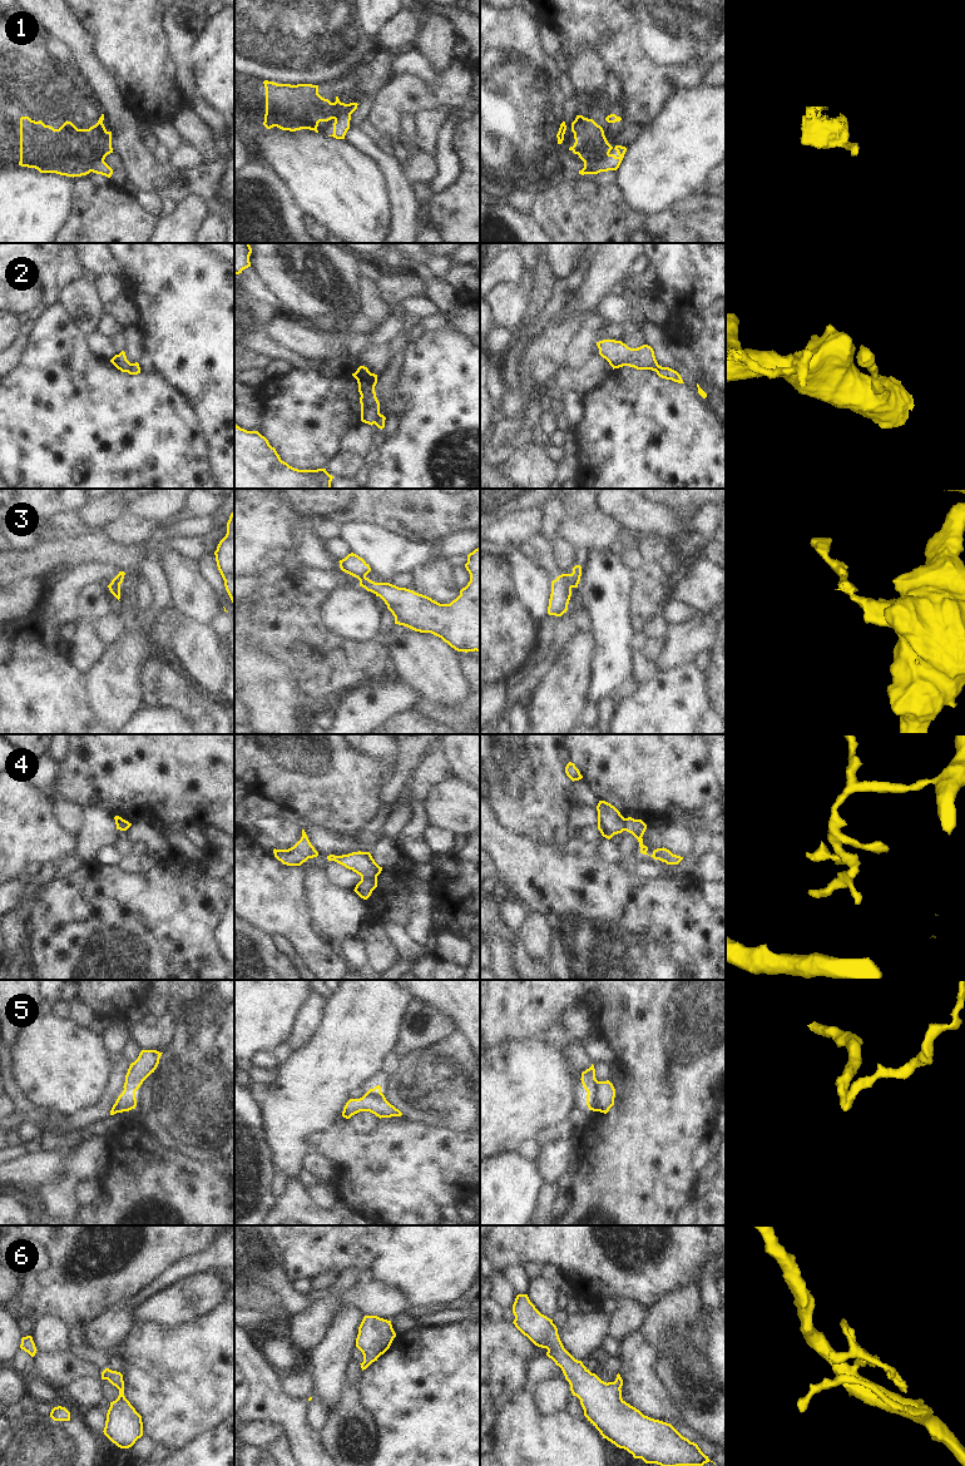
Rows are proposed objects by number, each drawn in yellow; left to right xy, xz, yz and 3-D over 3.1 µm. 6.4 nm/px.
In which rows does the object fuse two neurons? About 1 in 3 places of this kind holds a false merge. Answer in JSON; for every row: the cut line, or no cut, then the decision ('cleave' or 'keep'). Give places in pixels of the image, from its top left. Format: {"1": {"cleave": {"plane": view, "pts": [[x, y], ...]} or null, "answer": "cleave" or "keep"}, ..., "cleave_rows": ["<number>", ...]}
{"1": {"cleave": {"plane": "yz", "pts": [[608, 153], [605, 158], [597, 163], [590, 173]]}, "answer": "cleave"}, "2": {"cleave": {"plane": "xz", "pts": [[380, 414], [374, 422]]}, "answer": "cleave"}, "3": {"cleave": {"plane": "yz", "pts": [[567, 574], [572, 587]]}, "answer": "cleave"}, "4": {"cleave": {"plane": "xz", "pts": [[376, 876], [361, 878]]}, "answer": "cleave"}, "5": {"cleave": null, "answer": "keep"}, "6": {"cleave": null, "answer": "keep"}, "cleave_rows": ["1", "2", "3", "4"]}

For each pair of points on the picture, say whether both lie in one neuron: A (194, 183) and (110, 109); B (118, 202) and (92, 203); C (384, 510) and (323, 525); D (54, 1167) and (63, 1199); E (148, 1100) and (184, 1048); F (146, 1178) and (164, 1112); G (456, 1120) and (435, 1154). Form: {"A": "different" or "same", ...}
{"A": "same", "B": "same", "C": "different", "D": "different", "E": "same", "F": "different", "G": "different"}

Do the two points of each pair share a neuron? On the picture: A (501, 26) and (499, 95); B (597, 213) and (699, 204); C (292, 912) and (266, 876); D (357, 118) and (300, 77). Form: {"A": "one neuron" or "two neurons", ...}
{"A": "one neuron", "B": "one neuron", "C": "one neuron", "D": "two neurons"}

